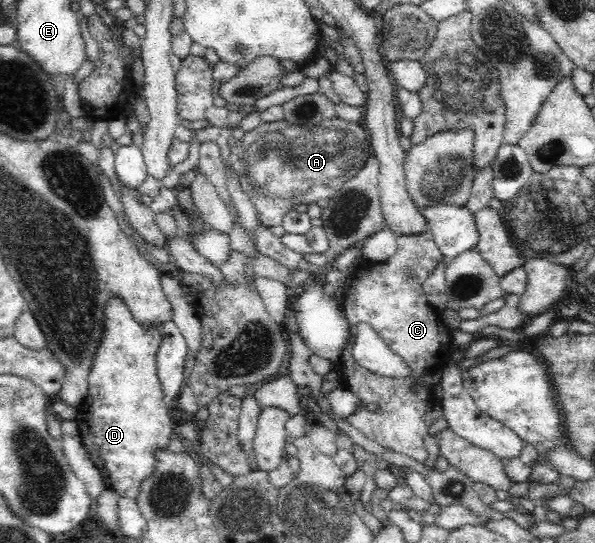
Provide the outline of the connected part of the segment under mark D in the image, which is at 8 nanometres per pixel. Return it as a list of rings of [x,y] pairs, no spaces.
[[[120,298],[110,299],[105,308],[105,335],[101,338],[88,375],[87,397],[82,401],[76,417],[85,453],[98,468],[106,487],[131,500],[137,498],[141,482],[155,470],[157,453],[167,450],[172,434],[172,417],[168,404],[164,402],[161,382],[157,377],[156,354],[161,339],[159,326],[153,326],[149,330],[141,328]]]

